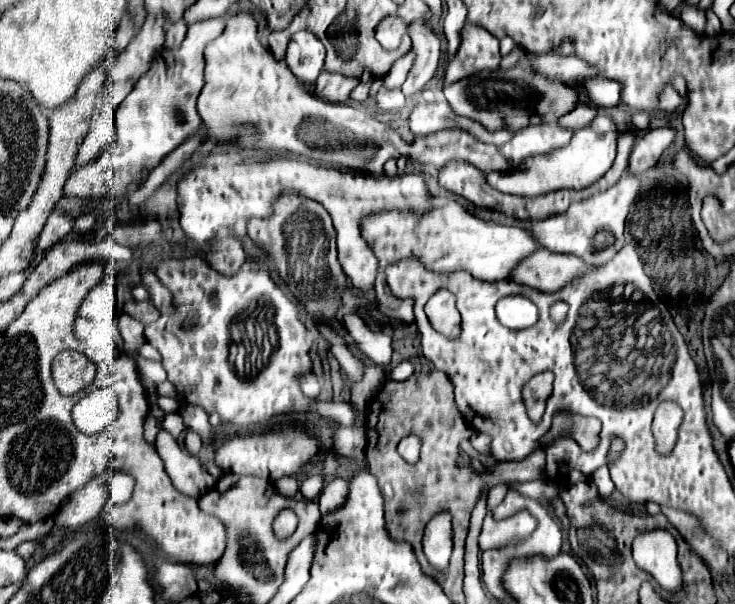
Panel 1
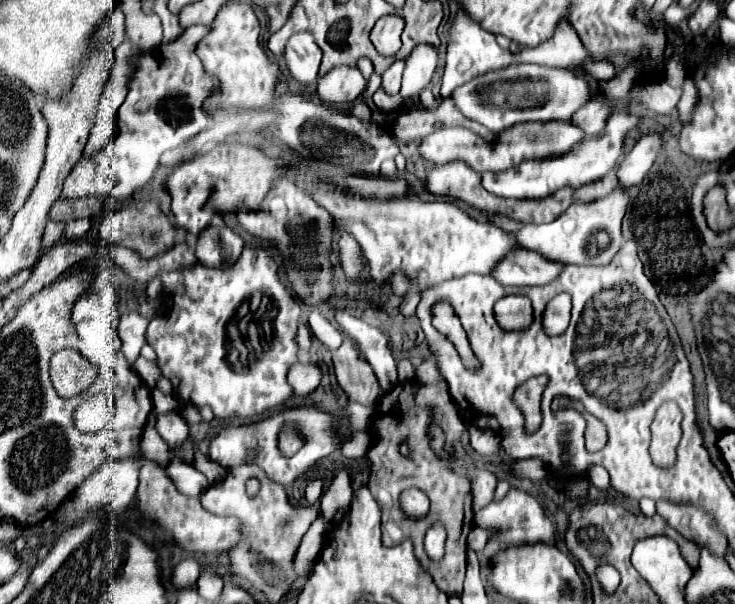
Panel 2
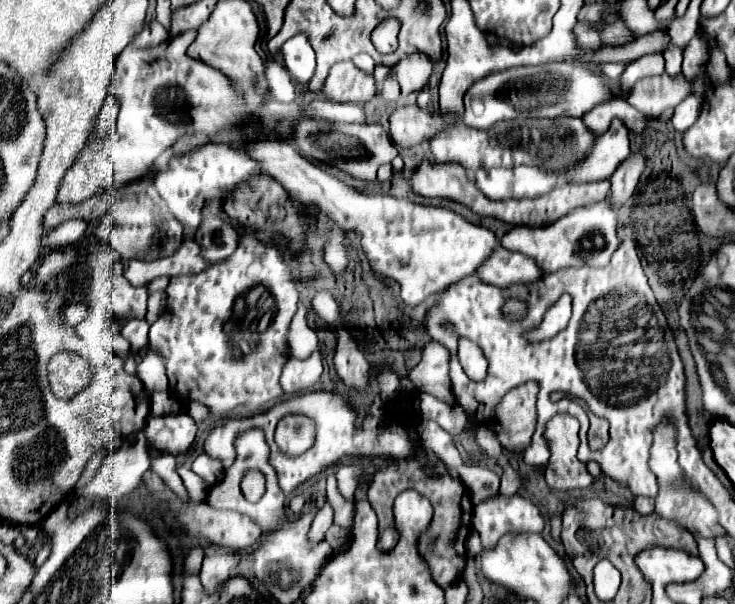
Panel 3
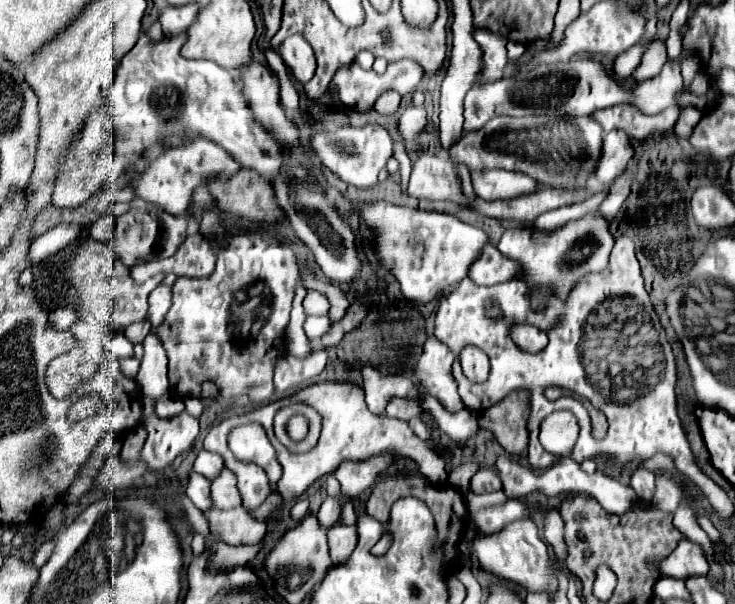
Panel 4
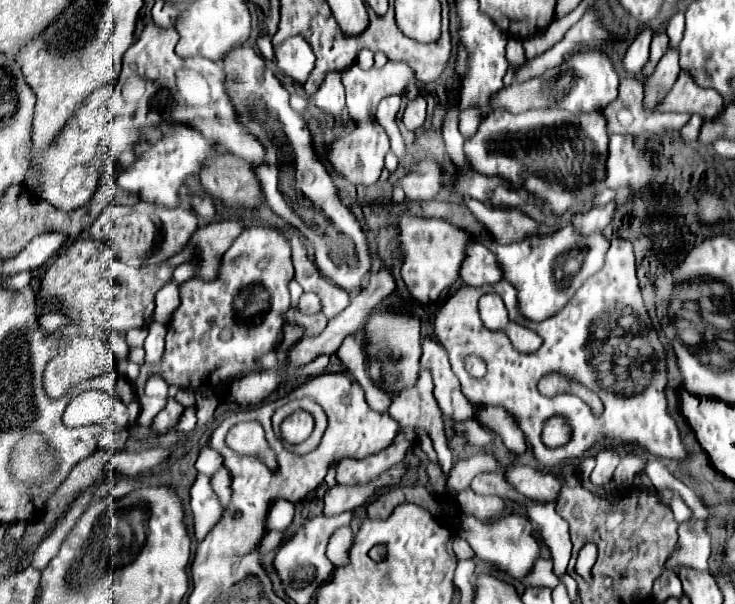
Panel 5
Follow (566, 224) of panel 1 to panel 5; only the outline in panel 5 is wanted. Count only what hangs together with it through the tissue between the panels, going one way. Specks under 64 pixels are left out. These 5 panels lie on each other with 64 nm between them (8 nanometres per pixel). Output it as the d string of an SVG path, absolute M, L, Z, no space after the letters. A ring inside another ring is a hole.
M566 226L548 236L532 234L512 244L494 242L490 248L498 256L498 262L504 270L504 280L508 280L518 290L522 316L532 322L542 322L566 306L584 280L604 266L610 240L600 230L592 232L590 236L582 236L572 226Z

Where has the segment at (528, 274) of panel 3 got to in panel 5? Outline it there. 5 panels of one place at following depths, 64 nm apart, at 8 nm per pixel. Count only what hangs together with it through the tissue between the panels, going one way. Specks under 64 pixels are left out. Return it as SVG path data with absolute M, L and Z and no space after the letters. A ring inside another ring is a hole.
M472 244L466 250L466 260L462 264L460 278L468 286L484 286L484 284L496 284L504 276L496 260L496 254L492 254L484 244Z

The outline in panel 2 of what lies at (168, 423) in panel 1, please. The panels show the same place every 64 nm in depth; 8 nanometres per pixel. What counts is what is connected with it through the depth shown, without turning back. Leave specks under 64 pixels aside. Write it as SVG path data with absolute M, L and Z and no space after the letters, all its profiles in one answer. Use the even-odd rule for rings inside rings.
M168 412L168 414L158 416L156 428L160 436L164 438L164 442L174 448L188 438L188 422L178 412Z

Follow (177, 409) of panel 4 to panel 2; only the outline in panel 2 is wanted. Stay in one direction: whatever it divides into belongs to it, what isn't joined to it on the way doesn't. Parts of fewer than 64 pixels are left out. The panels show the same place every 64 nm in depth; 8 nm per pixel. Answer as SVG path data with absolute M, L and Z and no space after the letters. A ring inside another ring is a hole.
M160 390L152 392L152 404L154 404L156 414L164 414L164 412L170 412L170 410L178 408L178 402L172 400L172 396L164 396Z

